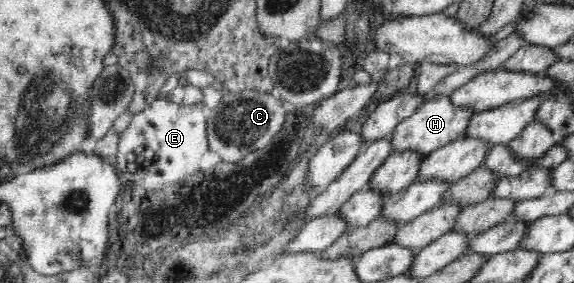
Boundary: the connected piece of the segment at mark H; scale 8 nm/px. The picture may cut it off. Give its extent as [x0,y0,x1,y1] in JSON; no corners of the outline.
[393,94,475,155]

